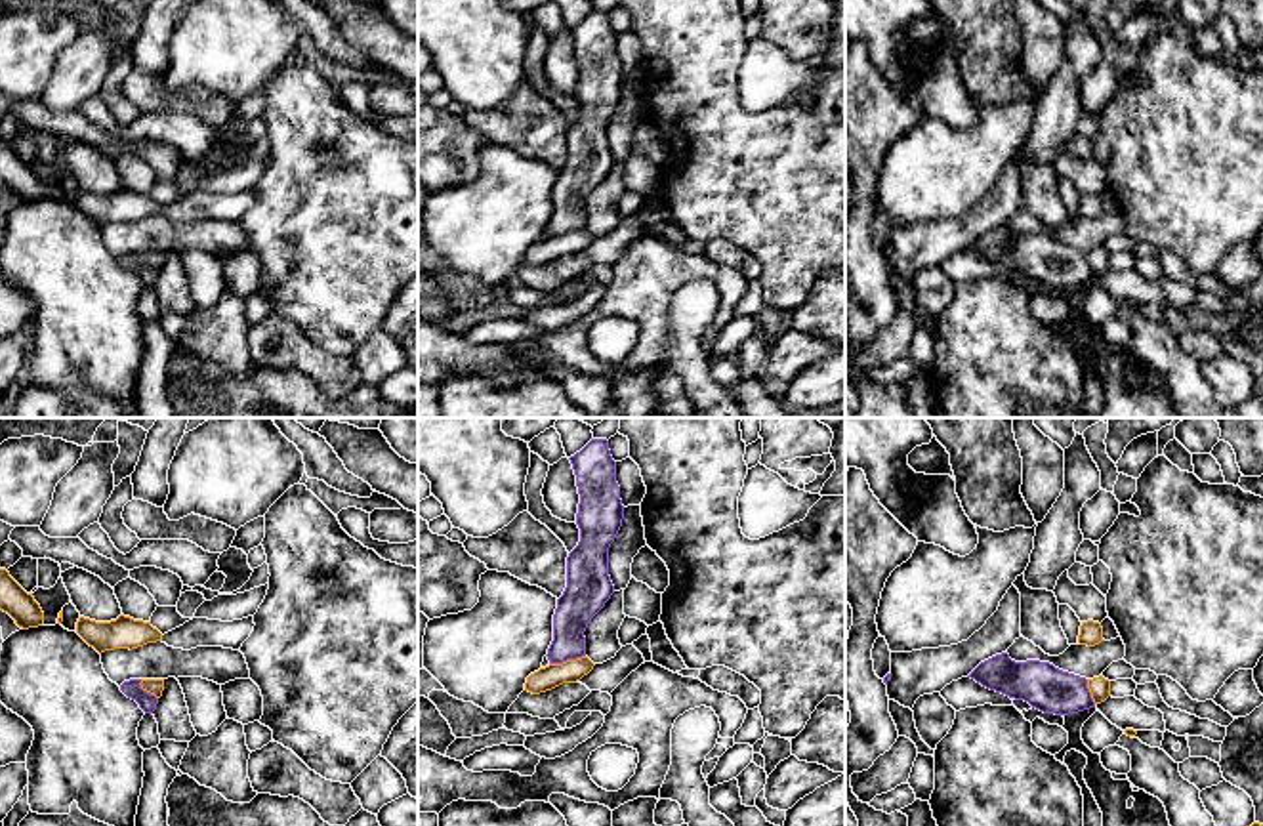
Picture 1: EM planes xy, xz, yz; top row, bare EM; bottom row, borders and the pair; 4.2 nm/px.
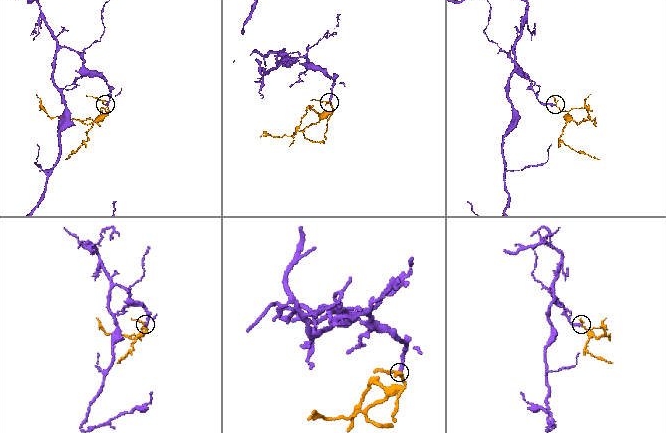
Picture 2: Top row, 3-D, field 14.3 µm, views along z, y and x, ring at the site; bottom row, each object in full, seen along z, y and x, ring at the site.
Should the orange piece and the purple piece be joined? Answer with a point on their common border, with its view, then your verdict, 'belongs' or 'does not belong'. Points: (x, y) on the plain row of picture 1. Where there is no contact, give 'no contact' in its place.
xz (567, 233) | does not belong

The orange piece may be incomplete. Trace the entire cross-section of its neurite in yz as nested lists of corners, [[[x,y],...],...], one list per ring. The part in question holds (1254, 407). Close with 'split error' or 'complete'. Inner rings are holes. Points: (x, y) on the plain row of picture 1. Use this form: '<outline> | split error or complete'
[[[1253,395],[1244,404],[1225,408],[1223,418],[1263,418],[1263,397]]] | complete

